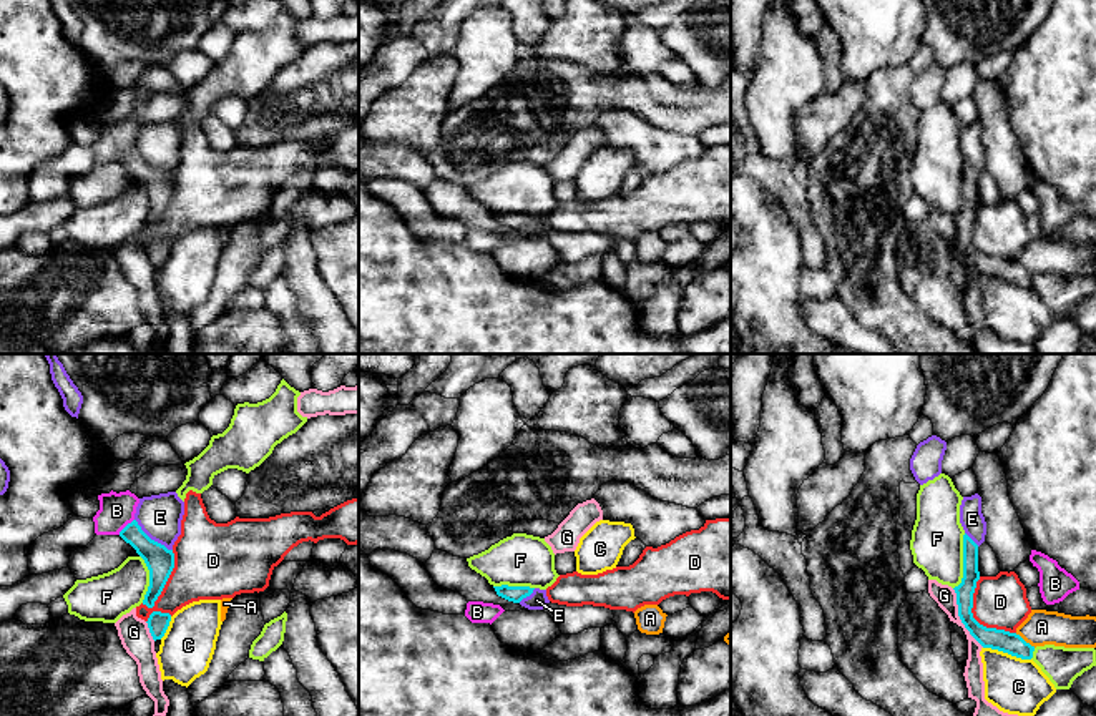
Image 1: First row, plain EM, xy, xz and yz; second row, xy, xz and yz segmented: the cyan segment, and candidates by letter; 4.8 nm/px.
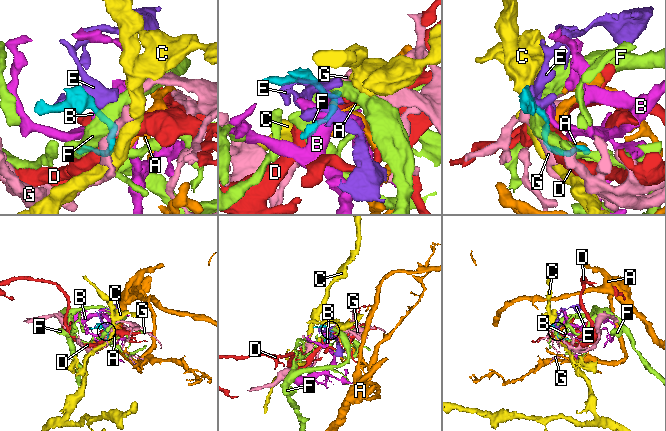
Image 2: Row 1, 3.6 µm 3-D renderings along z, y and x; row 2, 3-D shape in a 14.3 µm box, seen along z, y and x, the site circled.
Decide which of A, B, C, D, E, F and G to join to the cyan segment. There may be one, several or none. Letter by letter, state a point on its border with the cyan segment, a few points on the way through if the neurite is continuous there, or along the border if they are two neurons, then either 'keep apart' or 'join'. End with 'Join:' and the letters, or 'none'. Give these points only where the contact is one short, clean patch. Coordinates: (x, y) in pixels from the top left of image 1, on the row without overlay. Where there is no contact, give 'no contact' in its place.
A: meets cyan in yz at (1023, 268); border along yz (1015, 261), (1035, 274); keep apart
B: meets cyan in xy at (125, 155); border along xy (133, 147), (118, 161); keep apart
C: meets cyan in yz at (1007, 279); border along yz (983, 274), (1030, 288); keep apart
D: meets cyan in xy at (163, 215); keep apart
E: meets cyan in xy at (150, 166); join
F: meets cyan in yz at (963, 190); keep apart
G: meets cyan in yz at (960, 246); border along yz (952, 216), (960, 250), (983, 274); keep apart
Join: E

